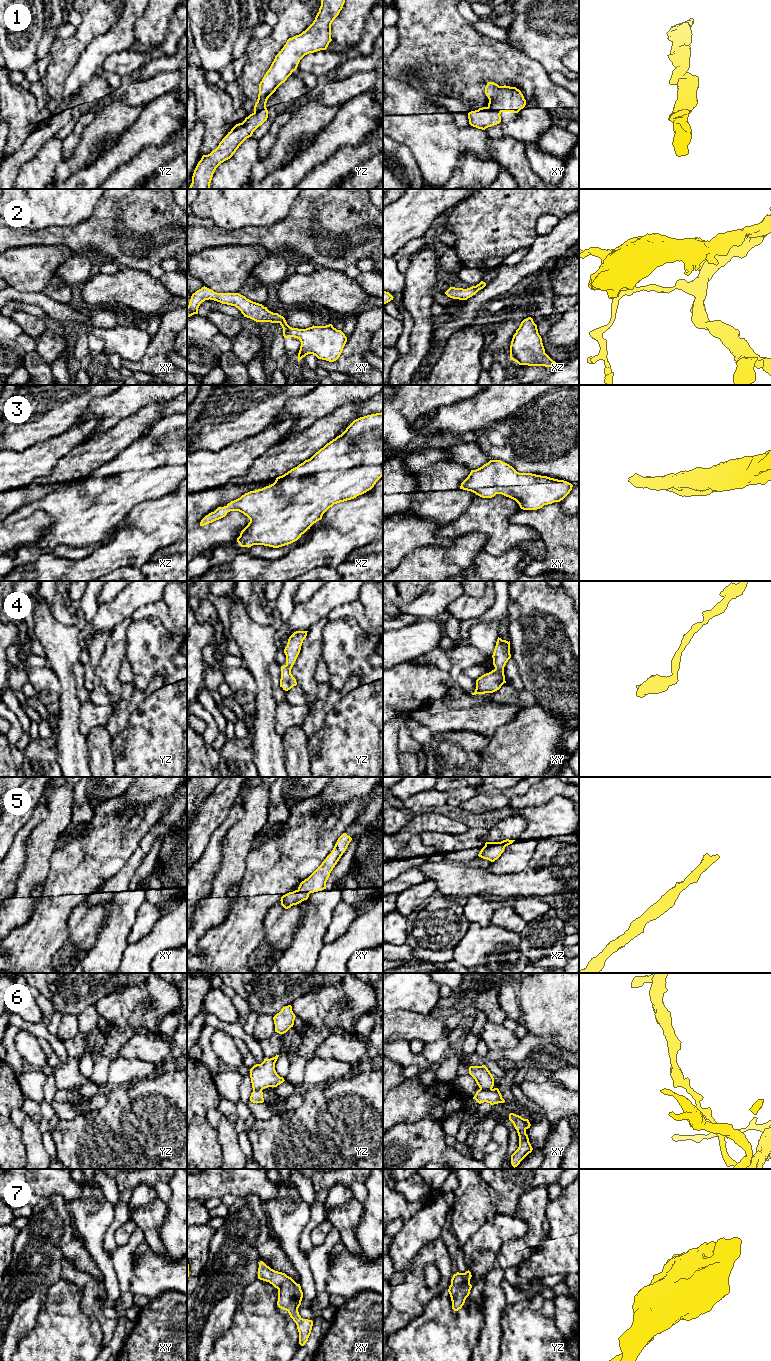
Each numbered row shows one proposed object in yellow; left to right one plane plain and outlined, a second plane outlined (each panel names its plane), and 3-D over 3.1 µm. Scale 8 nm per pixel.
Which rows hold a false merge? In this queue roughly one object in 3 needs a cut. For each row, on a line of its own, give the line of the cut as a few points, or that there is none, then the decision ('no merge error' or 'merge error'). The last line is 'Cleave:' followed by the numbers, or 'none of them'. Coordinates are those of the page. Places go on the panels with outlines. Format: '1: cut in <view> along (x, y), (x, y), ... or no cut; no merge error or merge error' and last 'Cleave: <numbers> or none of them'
1: cut in xy along (488, 106), (500, 112); merge error
2: no cut; no merge error
3: no cut; no merge error
4: no cut; no merge error
5: no cut; no merge error
6: cut in xy along (480, 1088), (491, 1089); merge error
7: no cut; no merge error
Cleave: 1, 6

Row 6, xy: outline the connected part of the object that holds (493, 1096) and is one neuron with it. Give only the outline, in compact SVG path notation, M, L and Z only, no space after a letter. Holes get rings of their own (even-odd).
M498 1088L490 1090L479 1089L473 1099L475 1099L479 1104L487 1102L494 1105L505 1102Z

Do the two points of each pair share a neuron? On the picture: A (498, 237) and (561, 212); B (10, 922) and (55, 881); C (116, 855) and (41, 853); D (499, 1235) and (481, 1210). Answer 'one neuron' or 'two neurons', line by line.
A: one neuron
B: two neurons
C: two neurons
D: two neurons

